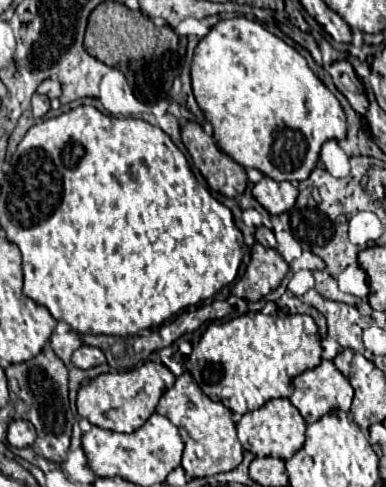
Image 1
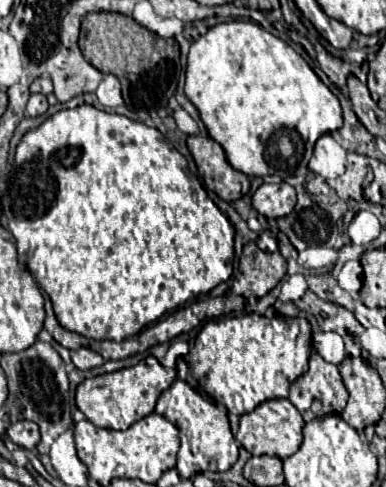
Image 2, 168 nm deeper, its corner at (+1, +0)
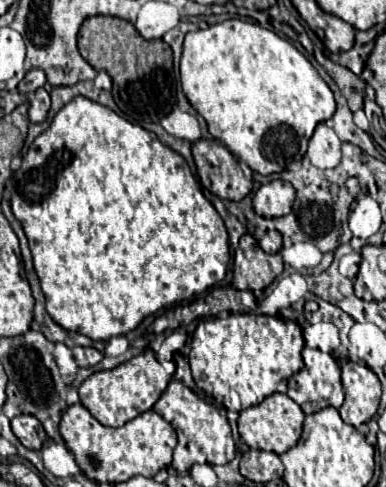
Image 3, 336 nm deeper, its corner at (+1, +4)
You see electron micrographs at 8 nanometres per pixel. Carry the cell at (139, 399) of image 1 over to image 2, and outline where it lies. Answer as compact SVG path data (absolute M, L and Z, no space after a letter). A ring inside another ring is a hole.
M147 356L139 364L131 368L123 368L111 374L101 374L83 380L77 386L77 408L85 414L89 422L93 422L99 428L111 428L111 430L127 430L131 424L139 422L147 414L155 410L155 402L163 390L177 378L175 368L168 368L157 362L157 358Z

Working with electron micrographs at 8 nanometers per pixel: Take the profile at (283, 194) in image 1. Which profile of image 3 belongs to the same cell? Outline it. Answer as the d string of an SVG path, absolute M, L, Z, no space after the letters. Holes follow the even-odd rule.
M273 180L269 184L263 184L253 194L253 208L259 216L265 218L279 218L291 212L295 202L295 190L291 182L285 180Z

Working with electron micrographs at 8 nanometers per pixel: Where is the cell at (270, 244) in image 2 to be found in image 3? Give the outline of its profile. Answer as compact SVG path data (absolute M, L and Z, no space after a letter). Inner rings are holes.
M278 231L267 232L259 241L259 247L267 253L278 253L282 249L282 235Z

